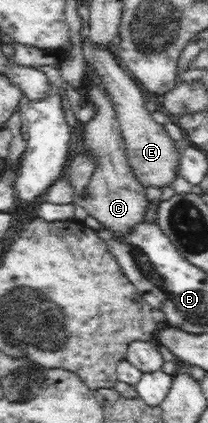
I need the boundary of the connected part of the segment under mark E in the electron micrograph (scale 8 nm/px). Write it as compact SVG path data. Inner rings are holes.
M89 38L83 39L81 46L88 68L98 70L98 74L102 74L102 83L105 83L106 92L110 94L110 102L114 105L121 135L124 135L126 159L132 172L138 178L138 183L146 185L146 187L148 185L164 187L164 185L172 183L174 177L179 174L180 151L176 153L176 142L164 133L163 125L155 123L151 113L144 111L142 89L128 73L124 72L124 69L121 69L110 50L90 44Z

